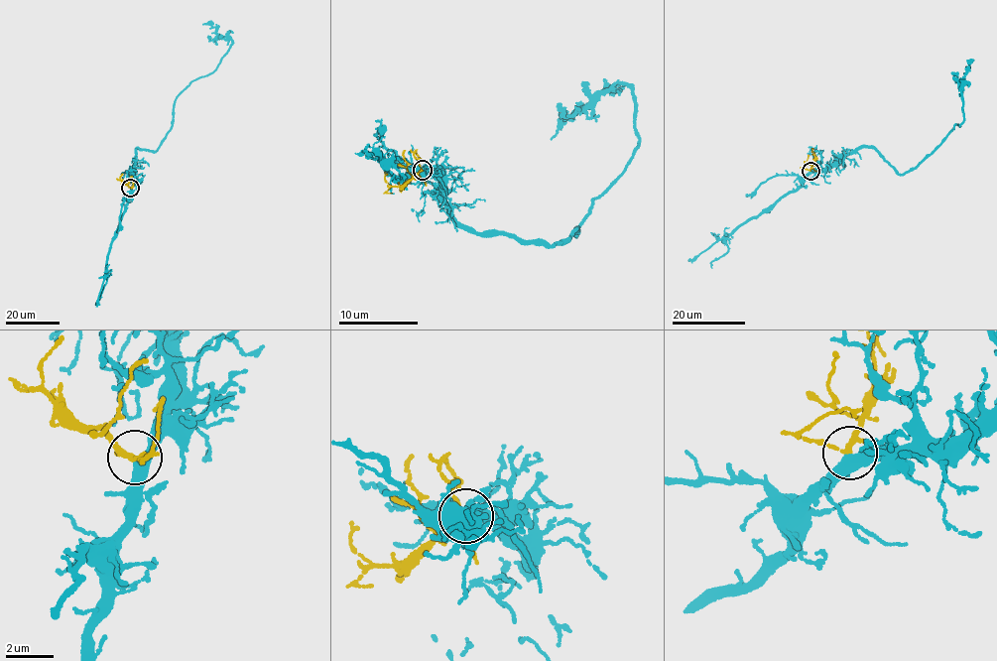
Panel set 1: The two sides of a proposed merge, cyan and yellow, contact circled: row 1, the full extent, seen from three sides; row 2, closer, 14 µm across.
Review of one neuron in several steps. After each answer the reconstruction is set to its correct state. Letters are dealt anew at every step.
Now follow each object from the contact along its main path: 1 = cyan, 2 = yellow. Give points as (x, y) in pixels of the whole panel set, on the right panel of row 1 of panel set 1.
1: (810, 171), (864, 147), (901, 175), (907, 173), (960, 127), (959, 86), (972, 60)
2: (810, 171), (812, 149)

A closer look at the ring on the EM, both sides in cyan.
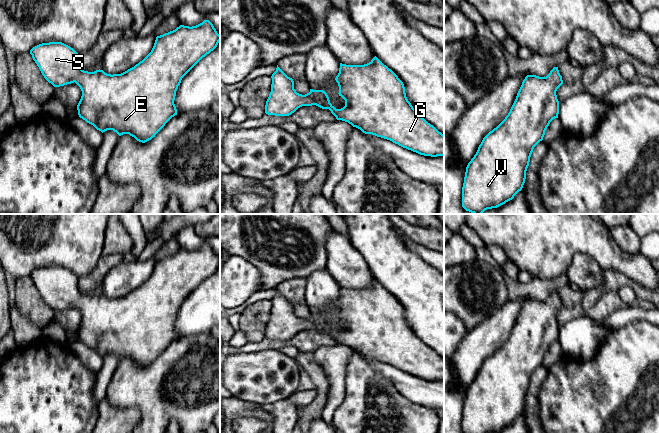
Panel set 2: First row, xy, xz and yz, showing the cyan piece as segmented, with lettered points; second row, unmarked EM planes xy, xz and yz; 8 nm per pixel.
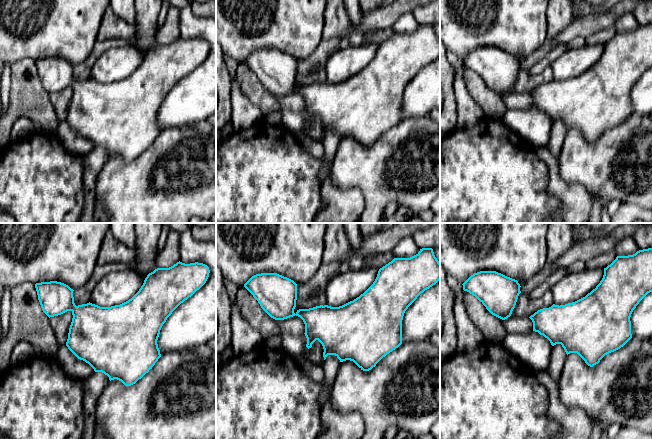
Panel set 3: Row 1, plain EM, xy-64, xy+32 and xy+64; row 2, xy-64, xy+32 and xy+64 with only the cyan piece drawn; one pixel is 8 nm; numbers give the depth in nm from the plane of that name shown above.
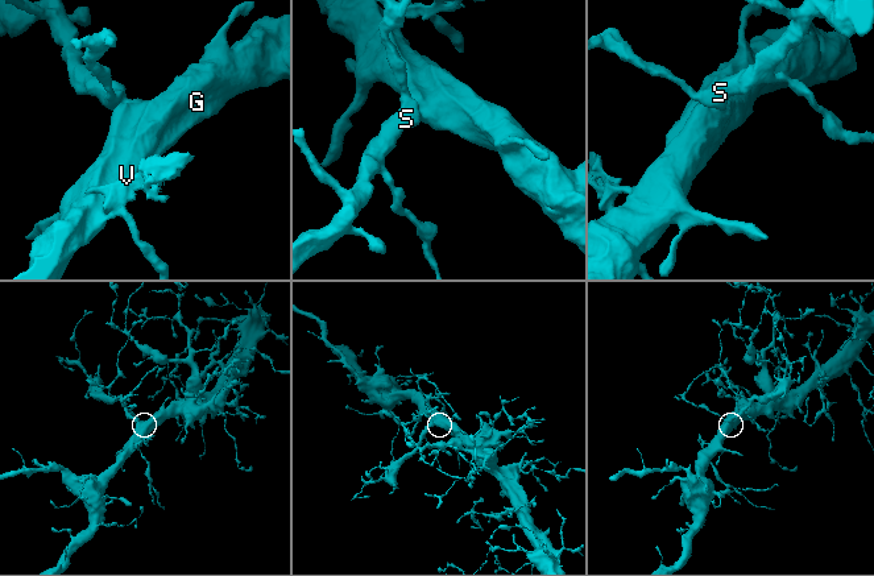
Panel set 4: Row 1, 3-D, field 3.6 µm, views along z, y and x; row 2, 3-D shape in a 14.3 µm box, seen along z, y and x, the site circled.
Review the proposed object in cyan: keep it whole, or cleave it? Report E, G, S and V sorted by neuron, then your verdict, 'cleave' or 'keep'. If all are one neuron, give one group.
E G S V | keep

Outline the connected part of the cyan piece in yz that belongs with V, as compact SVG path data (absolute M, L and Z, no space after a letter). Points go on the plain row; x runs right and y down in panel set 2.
M558 291L546 301L527 299L505 343L482 364L466 391L462 411L464 433L492 433L512 424L522 414L534 371L543 364L550 346L558 342L556 315L563 308Z

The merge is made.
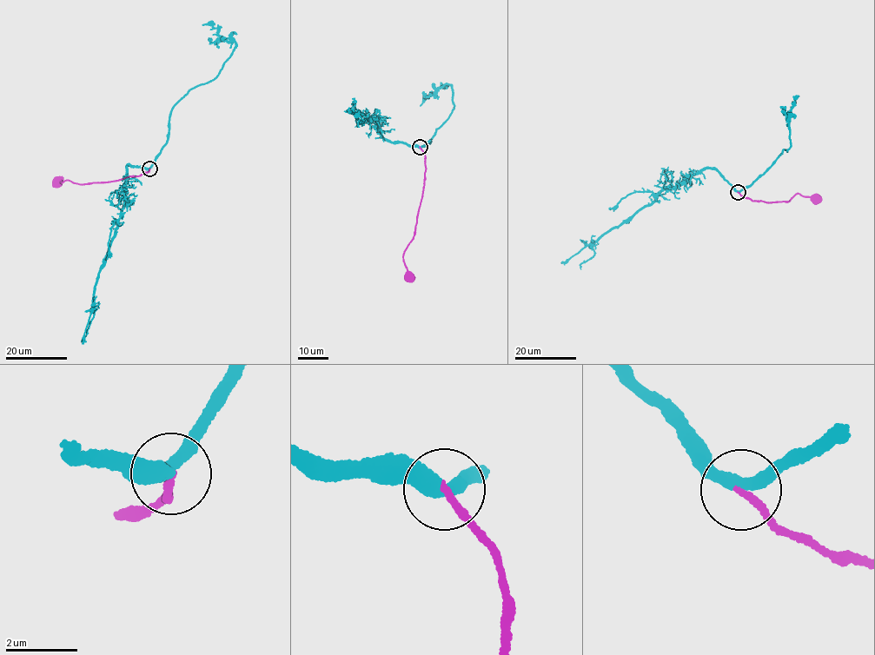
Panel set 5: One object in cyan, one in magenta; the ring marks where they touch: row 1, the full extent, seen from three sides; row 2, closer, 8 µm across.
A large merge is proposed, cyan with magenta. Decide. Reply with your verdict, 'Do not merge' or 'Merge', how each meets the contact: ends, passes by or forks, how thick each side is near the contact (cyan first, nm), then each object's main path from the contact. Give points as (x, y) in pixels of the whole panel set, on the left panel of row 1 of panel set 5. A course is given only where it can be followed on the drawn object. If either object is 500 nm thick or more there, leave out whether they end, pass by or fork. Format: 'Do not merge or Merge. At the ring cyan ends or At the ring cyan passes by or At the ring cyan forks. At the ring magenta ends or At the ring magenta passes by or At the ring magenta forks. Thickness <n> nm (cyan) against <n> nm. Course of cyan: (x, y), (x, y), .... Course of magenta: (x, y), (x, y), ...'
Merge. At the ring cyan passes by. At the ring magenta ends. Thickness 360 nm (cyan) against 200 nm. Course of cyan: (149, 168), (129, 165), (127, 168), (125, 198), (100, 268), (94, 293), (94, 317), (81, 341). Course of magenta: (149, 169), (139, 175), (102, 182), (82, 184), (69, 180), (57, 181)

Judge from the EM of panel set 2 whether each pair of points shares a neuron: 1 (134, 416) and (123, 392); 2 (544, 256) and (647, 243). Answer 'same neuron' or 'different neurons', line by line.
1: different neurons
2: different neurons

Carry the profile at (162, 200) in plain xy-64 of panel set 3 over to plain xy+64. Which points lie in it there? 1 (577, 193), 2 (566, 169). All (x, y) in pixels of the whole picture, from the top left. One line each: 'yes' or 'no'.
1: no
2: yes

